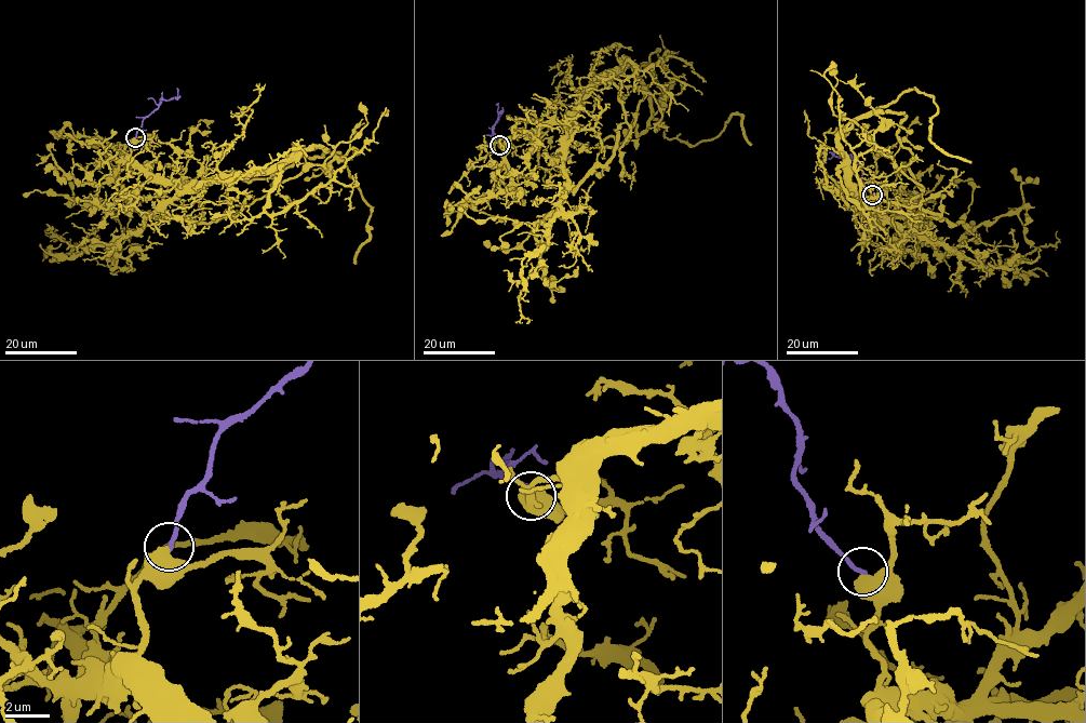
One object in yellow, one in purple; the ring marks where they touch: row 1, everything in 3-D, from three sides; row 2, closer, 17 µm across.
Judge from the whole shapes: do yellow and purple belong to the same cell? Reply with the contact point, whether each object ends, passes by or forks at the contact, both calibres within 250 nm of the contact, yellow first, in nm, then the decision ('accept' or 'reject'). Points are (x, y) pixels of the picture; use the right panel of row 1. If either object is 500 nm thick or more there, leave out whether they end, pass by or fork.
at (872, 195); 600 nm thick on the yellow side, 200 nm on the other; reject

